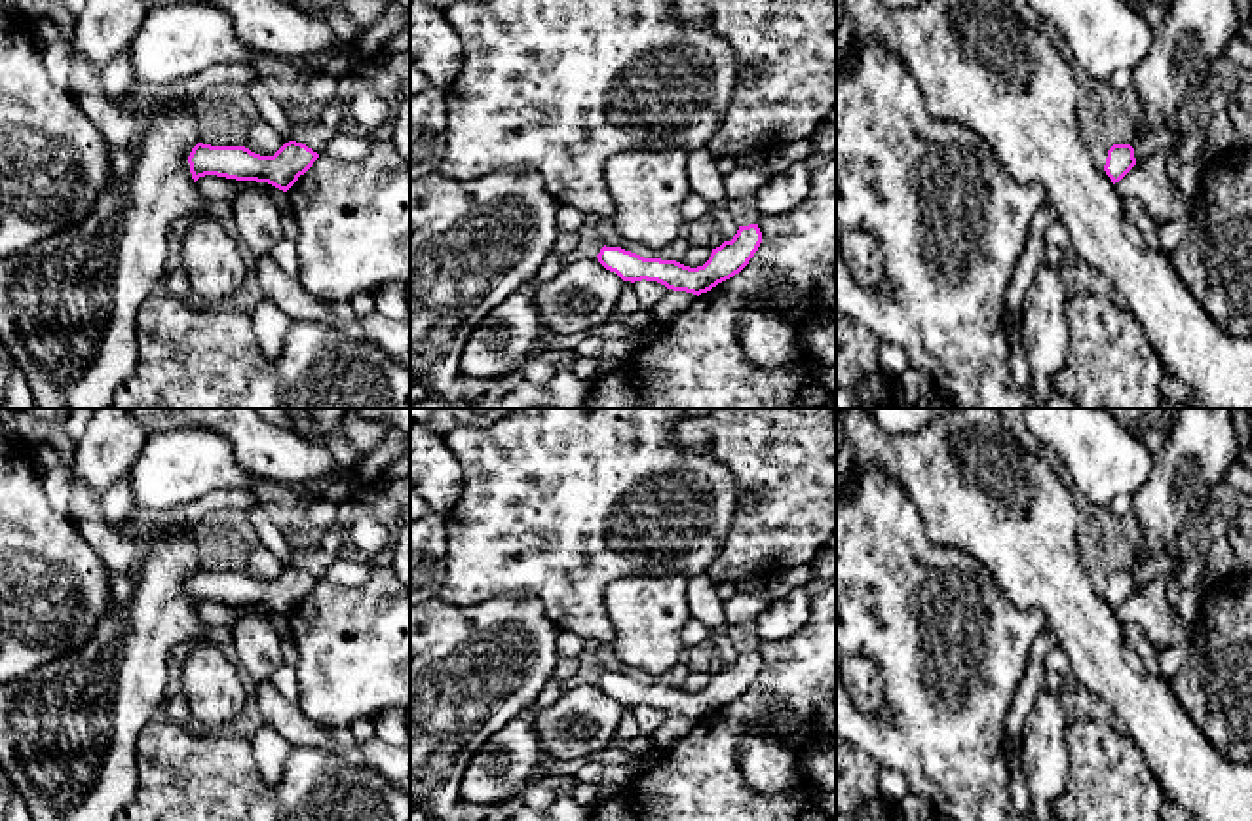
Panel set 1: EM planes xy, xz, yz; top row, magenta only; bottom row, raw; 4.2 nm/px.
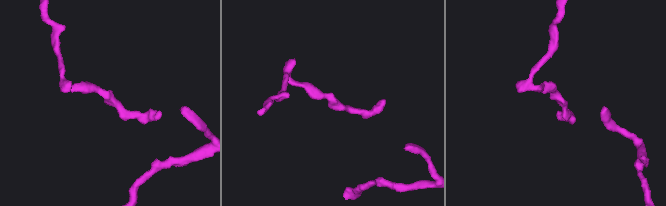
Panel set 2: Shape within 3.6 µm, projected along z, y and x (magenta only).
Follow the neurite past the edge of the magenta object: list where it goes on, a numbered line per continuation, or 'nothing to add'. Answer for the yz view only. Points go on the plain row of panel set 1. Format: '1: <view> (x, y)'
nothing to add

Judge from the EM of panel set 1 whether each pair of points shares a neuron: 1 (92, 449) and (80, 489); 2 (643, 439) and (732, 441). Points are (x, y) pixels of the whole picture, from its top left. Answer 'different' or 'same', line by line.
1: different
2: different

